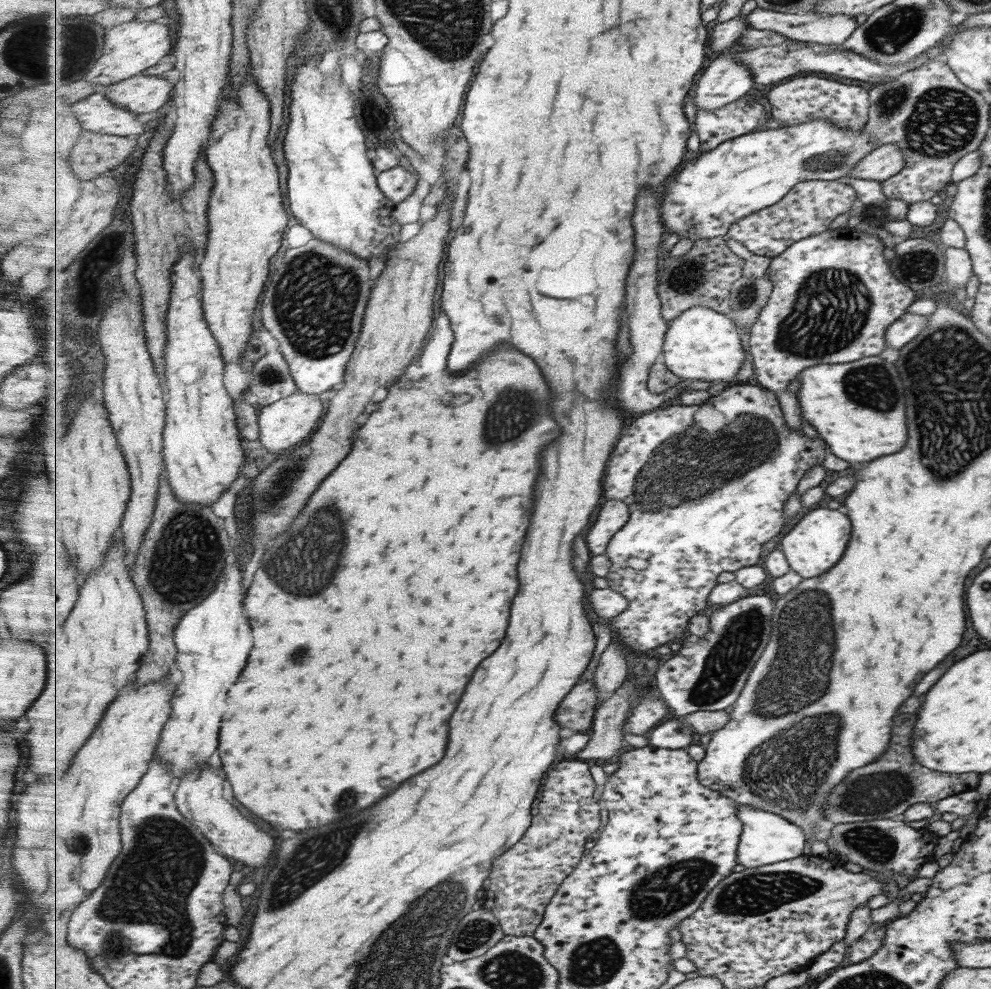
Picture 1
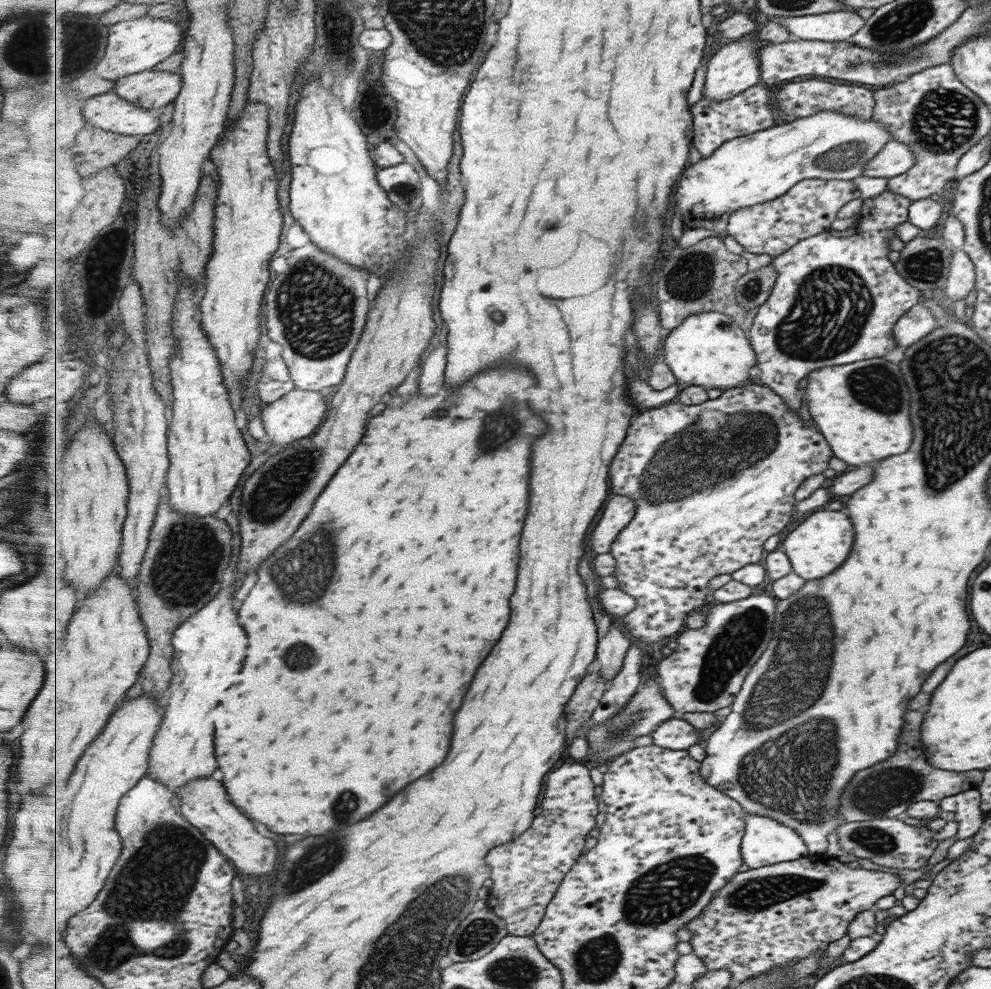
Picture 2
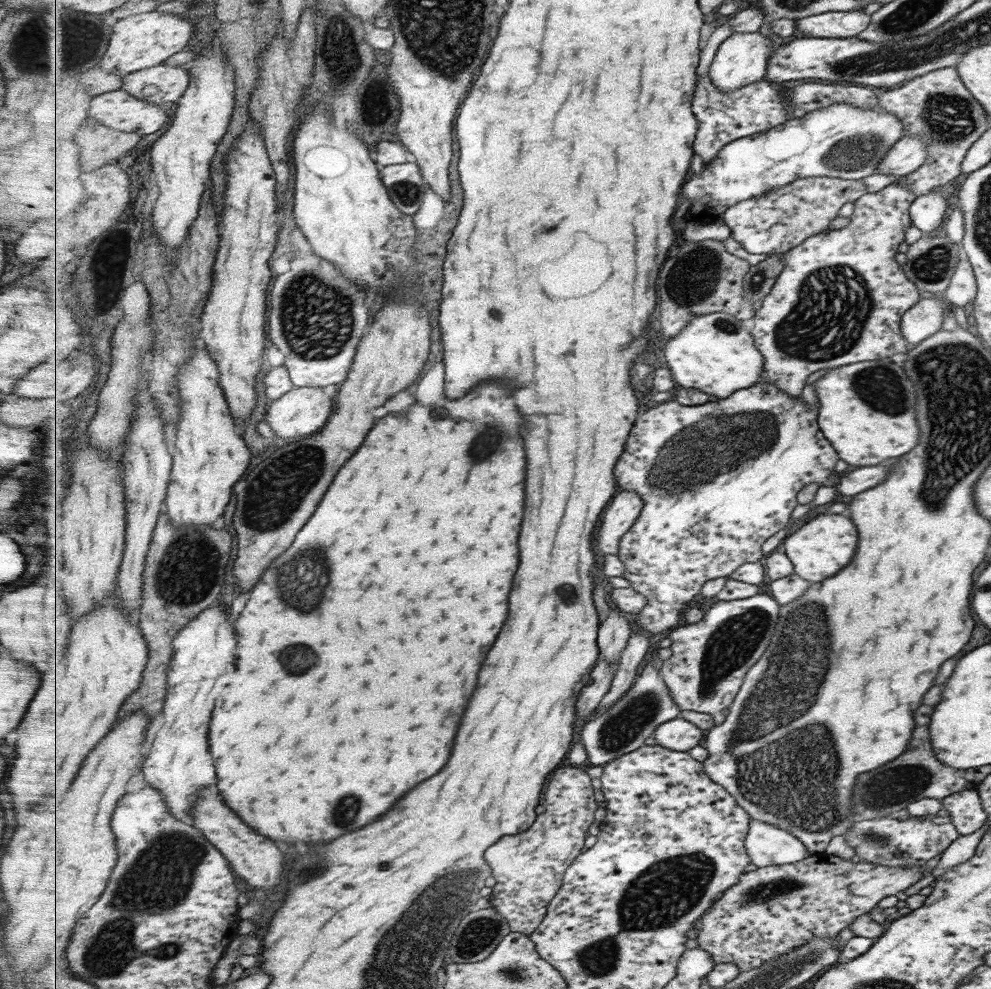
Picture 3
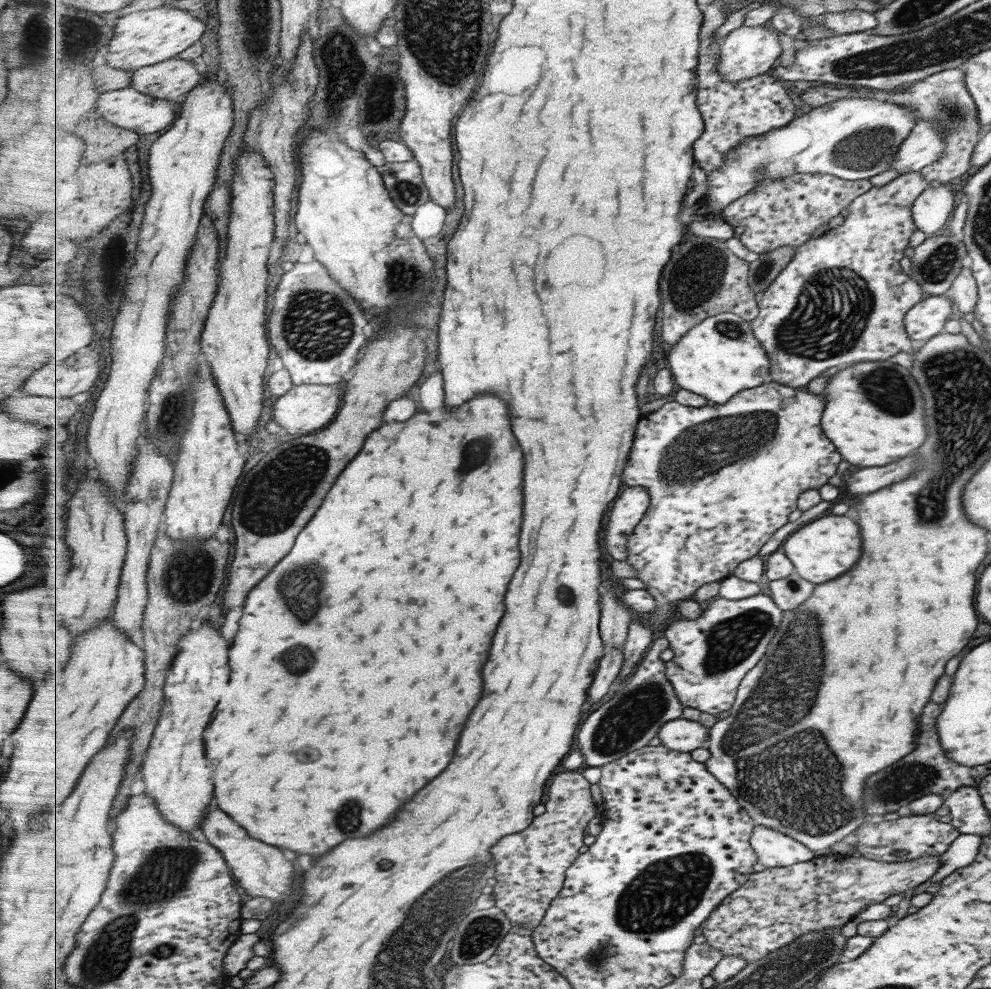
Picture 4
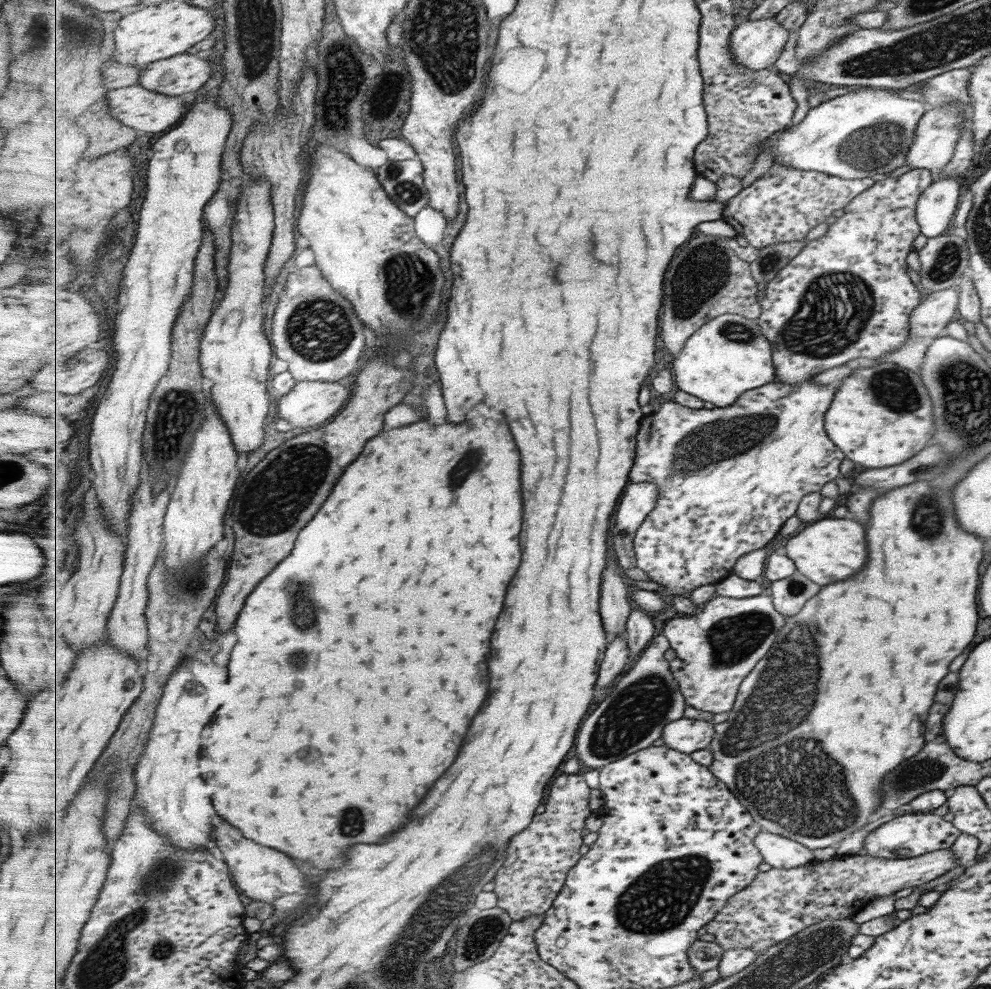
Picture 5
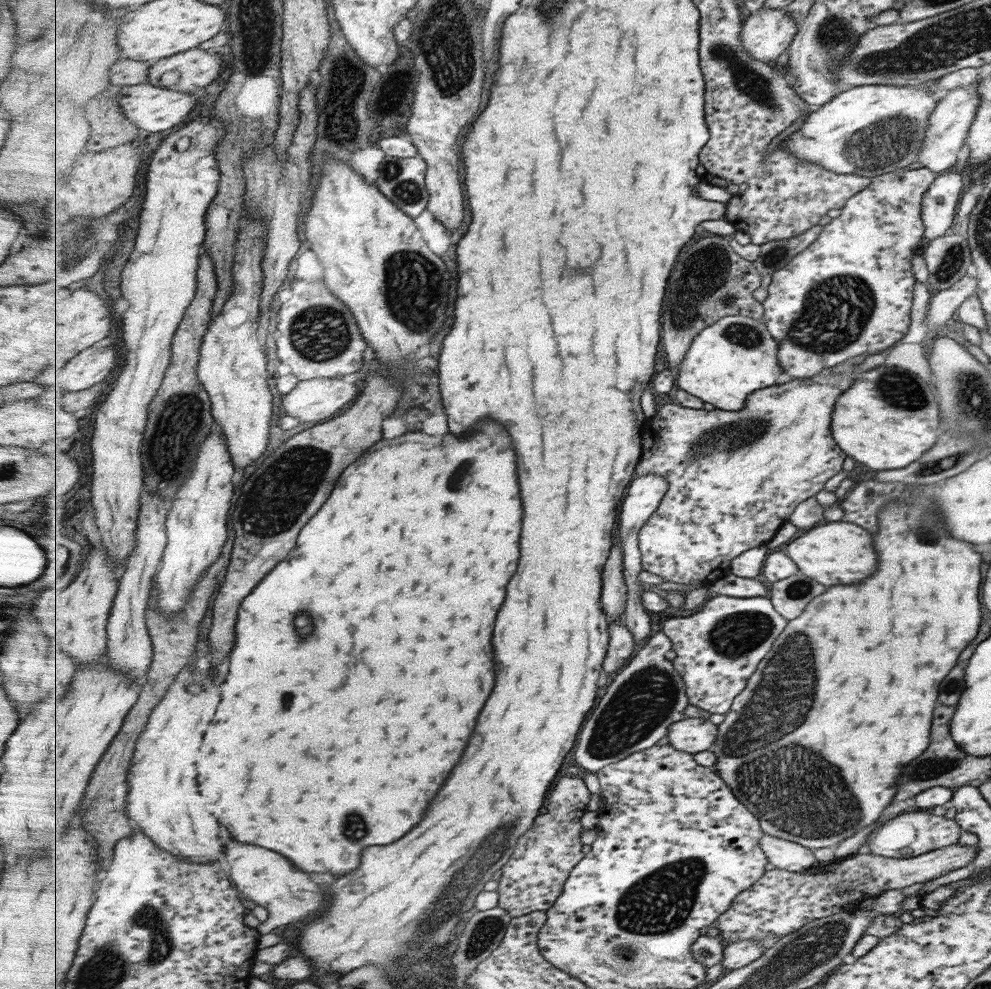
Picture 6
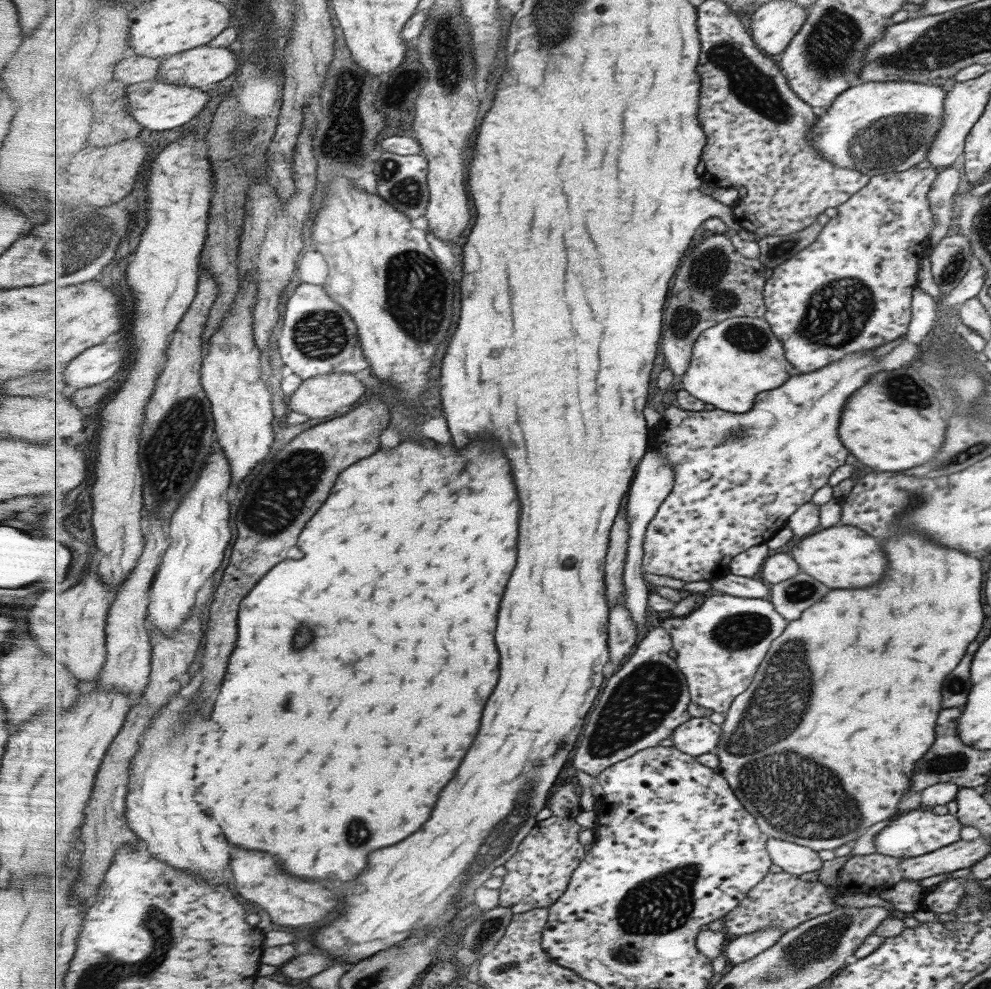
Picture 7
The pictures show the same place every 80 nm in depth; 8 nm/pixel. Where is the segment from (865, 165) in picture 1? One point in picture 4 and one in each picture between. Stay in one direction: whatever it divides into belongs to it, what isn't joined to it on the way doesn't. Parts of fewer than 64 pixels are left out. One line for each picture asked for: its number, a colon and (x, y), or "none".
2: (893, 158)
3: (904, 156)
4: (923, 144)

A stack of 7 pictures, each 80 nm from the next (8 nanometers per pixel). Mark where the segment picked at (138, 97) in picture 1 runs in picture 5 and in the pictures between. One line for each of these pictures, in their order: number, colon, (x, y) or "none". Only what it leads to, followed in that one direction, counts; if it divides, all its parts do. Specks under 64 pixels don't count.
2: (152, 89)
3: (163, 84)
4: (169, 79)
5: (178, 75)

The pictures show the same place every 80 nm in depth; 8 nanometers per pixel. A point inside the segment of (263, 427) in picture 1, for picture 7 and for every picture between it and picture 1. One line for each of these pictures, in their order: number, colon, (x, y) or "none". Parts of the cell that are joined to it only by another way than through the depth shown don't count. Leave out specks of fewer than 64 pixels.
2: (298, 414)
3: (302, 411)
4: (305, 409)
5: (311, 403)
6: (312, 400)
7: (324, 395)

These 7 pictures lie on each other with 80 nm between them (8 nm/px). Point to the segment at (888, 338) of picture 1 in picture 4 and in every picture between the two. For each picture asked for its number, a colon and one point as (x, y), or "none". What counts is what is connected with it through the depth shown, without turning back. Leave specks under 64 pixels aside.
2: (918, 321)
3: (921, 320)
4: (924, 320)

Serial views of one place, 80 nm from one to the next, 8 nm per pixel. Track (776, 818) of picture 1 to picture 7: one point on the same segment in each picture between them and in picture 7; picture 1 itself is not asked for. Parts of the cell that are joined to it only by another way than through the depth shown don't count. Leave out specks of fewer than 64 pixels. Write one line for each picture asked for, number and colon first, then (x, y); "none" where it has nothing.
2: (767, 841)
3: (769, 845)
4: (774, 848)
5: (780, 852)
6: (784, 854)
7: (793, 858)

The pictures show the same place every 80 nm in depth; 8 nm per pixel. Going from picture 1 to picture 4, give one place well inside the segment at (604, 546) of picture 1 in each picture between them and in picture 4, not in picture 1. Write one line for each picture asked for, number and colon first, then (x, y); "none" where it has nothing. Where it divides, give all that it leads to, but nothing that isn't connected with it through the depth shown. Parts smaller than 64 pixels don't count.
2: (620, 510)
3: (626, 508)
4: (629, 509)

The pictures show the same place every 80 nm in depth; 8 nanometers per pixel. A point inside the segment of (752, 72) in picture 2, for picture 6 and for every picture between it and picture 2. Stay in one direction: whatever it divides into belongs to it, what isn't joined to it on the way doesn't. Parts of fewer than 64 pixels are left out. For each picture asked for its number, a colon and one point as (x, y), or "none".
3: (742, 59)
4: (748, 51)
5: (757, 44)
6: (767, 34)

